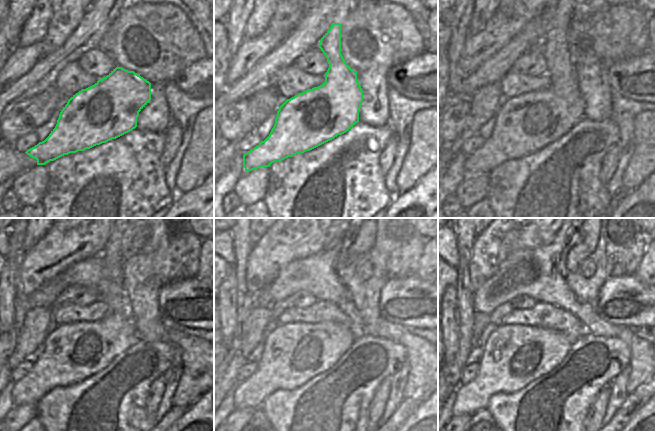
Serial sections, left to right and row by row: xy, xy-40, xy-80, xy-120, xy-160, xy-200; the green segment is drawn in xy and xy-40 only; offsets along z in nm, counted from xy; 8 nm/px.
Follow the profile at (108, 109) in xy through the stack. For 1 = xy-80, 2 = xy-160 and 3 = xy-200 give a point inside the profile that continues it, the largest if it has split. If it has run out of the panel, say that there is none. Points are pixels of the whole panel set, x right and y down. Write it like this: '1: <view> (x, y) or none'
1: xy-80 (525, 124)
2: xy-160 (294, 353)
3: xy-200 (514, 356)

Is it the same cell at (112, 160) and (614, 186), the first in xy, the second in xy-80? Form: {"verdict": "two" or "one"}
{"verdict": "two"}

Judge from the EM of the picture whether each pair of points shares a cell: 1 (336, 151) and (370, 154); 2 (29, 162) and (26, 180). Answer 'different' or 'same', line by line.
1: same
2: different

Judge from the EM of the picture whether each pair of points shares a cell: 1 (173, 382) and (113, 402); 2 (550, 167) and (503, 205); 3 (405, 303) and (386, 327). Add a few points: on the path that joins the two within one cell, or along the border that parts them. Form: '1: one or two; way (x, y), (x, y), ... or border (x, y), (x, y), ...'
1: two; border (172, 366), (162, 375)
2: one; way (538, 179), (526, 191), (520, 191), (515, 195)
3: two; border (380, 316), (407, 328)

